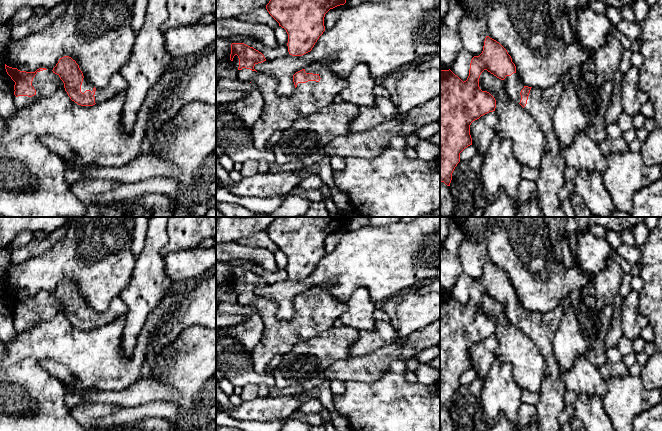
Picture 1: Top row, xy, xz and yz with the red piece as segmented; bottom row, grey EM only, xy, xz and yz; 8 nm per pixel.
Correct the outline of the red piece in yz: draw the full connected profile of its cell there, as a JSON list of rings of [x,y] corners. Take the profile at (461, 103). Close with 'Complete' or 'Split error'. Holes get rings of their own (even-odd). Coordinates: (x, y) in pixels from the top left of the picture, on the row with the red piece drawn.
[[[489,36],[485,38],[482,53],[472,58],[469,76],[466,81],[463,82],[450,69],[440,70],[440,182],[450,186],[452,173],[460,162],[460,153],[472,145],[471,123],[481,116],[495,111],[495,98],[479,87],[479,78],[484,70],[504,81],[504,89],[508,96],[533,116],[542,131],[546,140],[546,152],[541,161],[539,176],[535,181],[536,195],[544,217],[566,217],[558,196],[558,192],[565,182],[564,170],[566,164],[552,126],[552,116],[565,87],[564,78],[562,76],[556,84],[545,89],[524,86],[516,73],[516,66],[507,50]]]. Split error

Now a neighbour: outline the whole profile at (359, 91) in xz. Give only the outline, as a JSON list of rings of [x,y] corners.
[[[365,63],[356,65],[346,78],[348,86],[340,93],[343,102],[350,102],[359,107],[371,107],[376,96],[373,89],[375,78],[370,75],[369,67]]]

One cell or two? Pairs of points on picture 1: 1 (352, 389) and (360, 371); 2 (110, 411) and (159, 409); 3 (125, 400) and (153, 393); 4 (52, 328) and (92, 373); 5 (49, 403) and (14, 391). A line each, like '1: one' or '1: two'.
1: two
2: one
3: one
4: one
5: one

